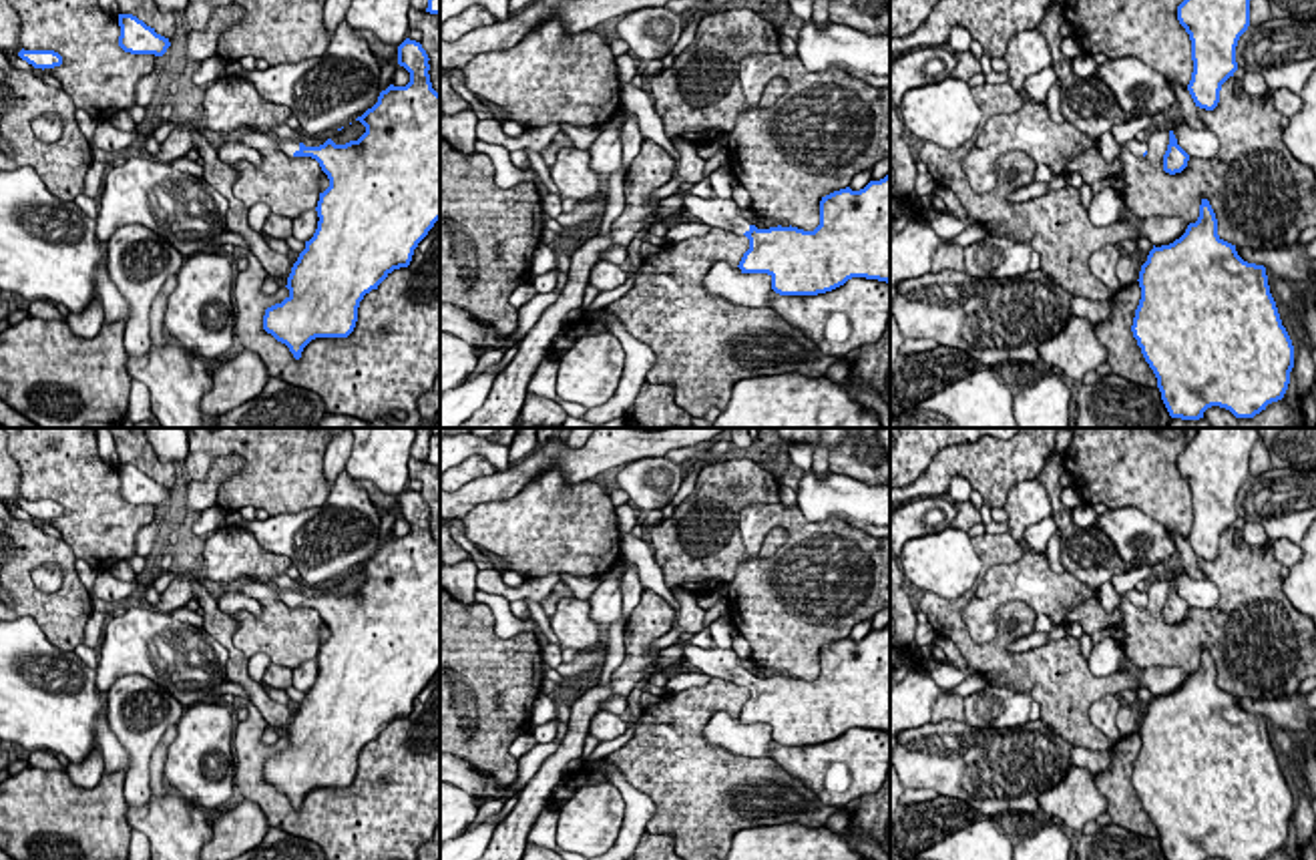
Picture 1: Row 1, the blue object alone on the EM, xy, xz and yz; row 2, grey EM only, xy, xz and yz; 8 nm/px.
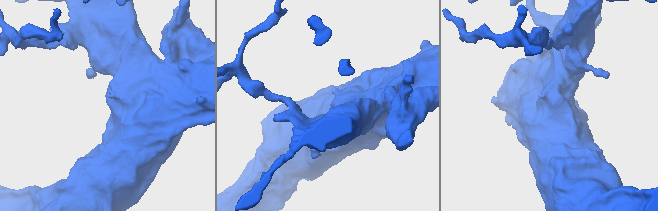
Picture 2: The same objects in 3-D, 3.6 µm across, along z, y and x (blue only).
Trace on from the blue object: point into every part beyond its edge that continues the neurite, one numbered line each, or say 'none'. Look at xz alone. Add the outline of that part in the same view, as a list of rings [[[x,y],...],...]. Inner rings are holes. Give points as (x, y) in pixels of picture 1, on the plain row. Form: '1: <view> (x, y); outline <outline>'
1: xz (724, 664); outline [[[685,643],[683,657],[709,677],[729,679],[737,685],[749,681],[749,671],[743,669],[739,657],[731,649],[701,649]]]

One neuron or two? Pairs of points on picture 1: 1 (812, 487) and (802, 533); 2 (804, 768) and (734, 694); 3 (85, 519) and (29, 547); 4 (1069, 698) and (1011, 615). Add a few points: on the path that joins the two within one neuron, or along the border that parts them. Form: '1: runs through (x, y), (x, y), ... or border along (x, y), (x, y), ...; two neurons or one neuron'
1: border along (796, 505), (808, 521), (846, 521), (850, 525); two neurons
2: border along (770, 756), (810, 788); two neurons
3: border along (59, 539), (77, 557); two neurons
4: runs through (1045, 674), (1025, 672), (1005, 652), (1005, 639); one neuron

